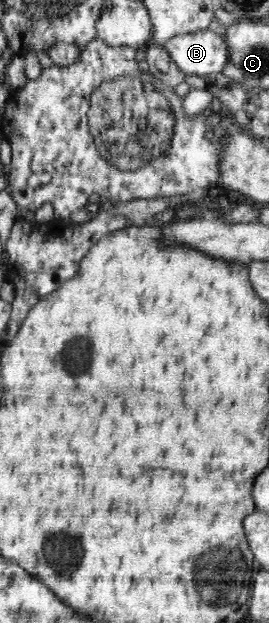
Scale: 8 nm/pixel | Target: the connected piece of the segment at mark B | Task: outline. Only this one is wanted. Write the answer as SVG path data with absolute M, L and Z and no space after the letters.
M210 29L179 34L160 45L185 74L202 77L223 72L229 59L223 37Z

